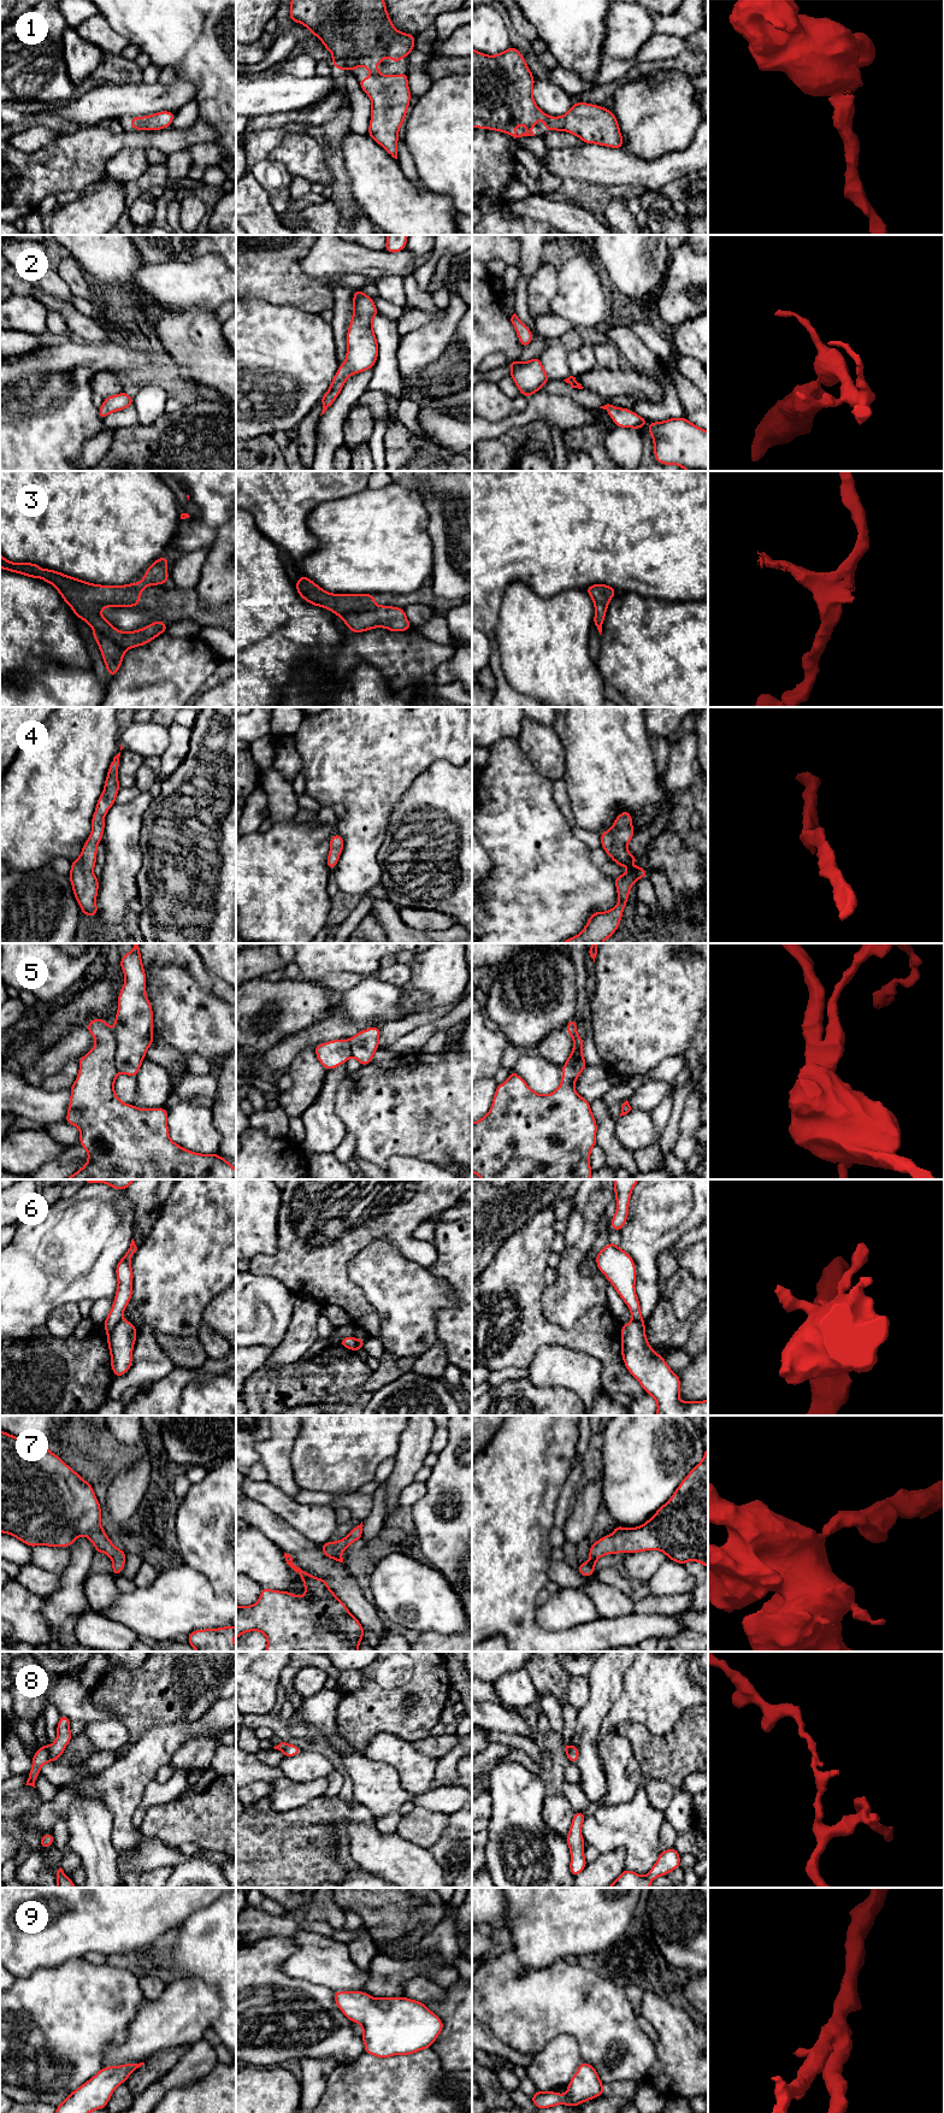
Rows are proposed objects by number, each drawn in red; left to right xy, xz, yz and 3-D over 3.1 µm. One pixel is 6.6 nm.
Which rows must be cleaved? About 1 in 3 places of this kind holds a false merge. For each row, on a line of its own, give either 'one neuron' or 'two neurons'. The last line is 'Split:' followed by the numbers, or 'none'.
1: one neuron
2: one neuron
3: two neurons
4: one neuron
5: two neurons
6: two neurons
7: one neuron
8: two neurons
9: one neuron
Split: 3, 5, 6, 8

